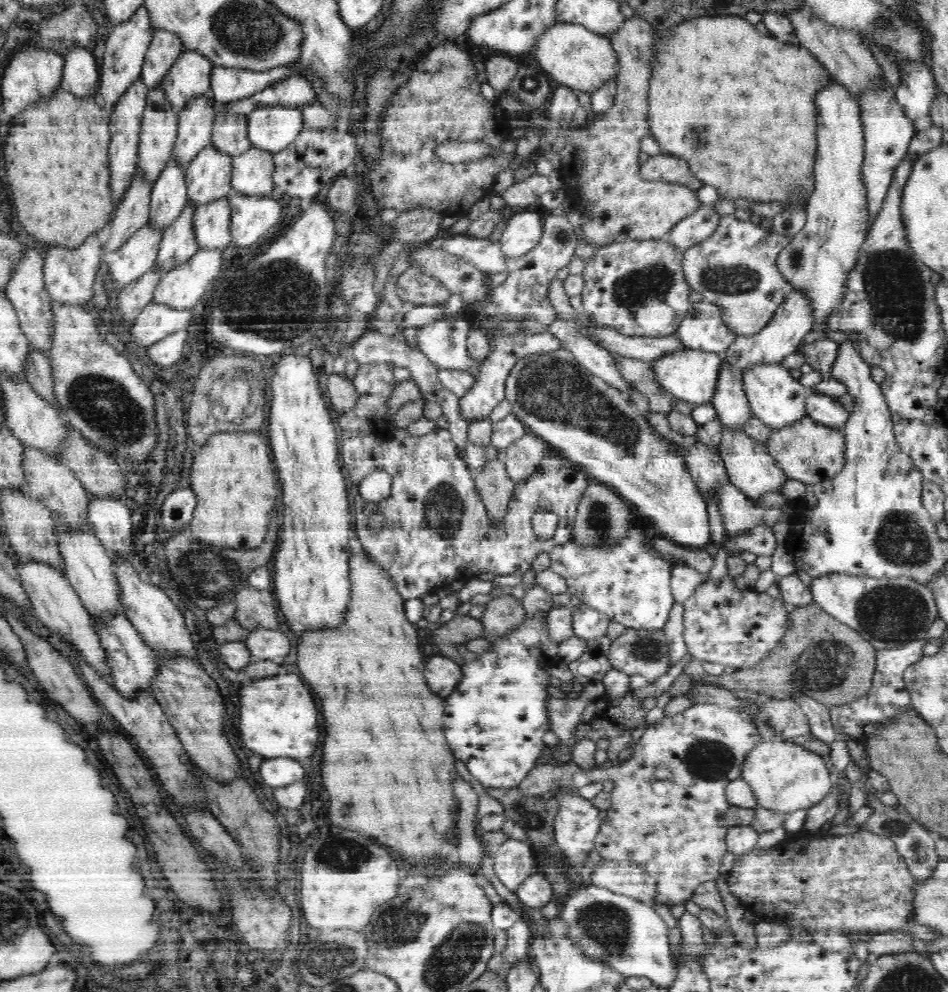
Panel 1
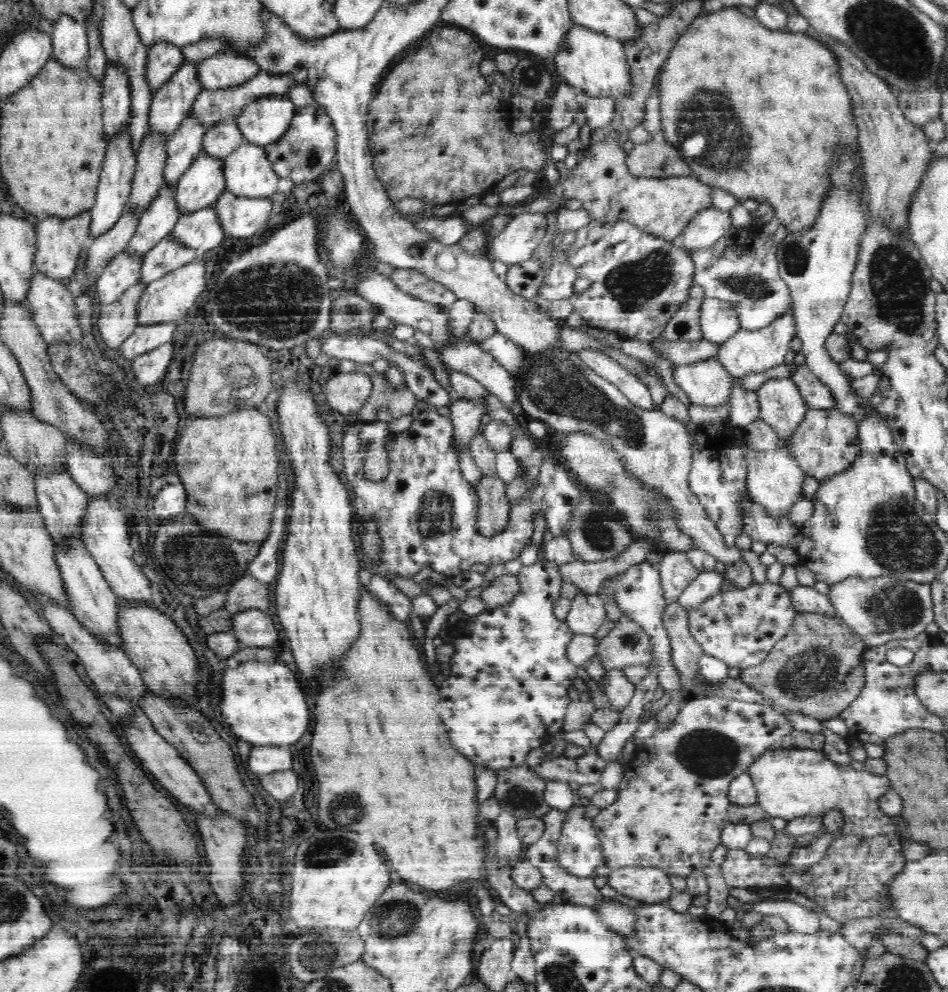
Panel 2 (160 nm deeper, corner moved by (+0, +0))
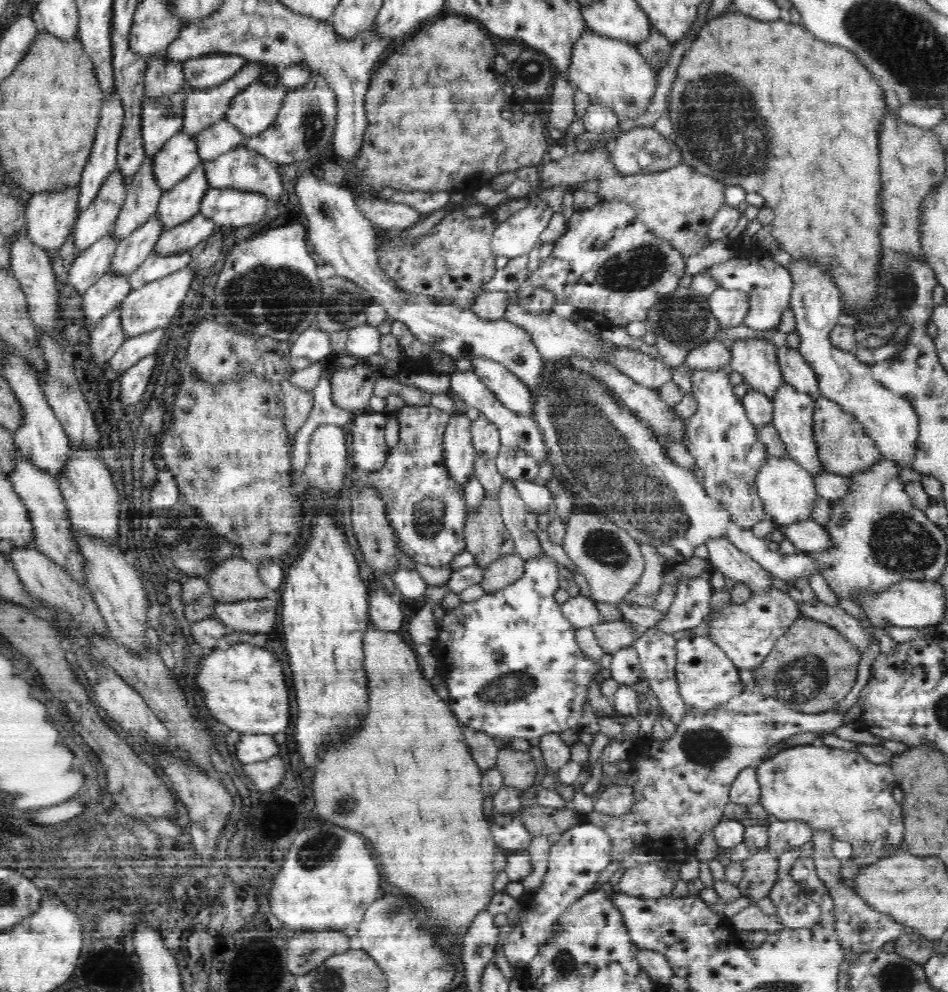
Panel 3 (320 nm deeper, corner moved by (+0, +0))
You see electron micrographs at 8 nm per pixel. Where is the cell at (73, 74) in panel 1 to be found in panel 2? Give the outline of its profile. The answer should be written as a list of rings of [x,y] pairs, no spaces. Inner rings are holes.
[[[60,15],[52,25],[53,57],[70,69],[85,68],[88,56],[87,25]]]

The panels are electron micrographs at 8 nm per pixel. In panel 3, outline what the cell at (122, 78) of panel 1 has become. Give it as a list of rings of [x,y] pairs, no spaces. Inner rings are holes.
[[[114,90],[113,93],[105,97],[103,102],[98,130],[96,131],[94,144],[91,148],[90,160],[86,164],[87,170],[83,174],[83,182],[78,188],[78,197],[80,197],[79,210],[81,213],[96,199],[104,182],[117,170],[117,148],[121,139],[125,116],[122,97]]]

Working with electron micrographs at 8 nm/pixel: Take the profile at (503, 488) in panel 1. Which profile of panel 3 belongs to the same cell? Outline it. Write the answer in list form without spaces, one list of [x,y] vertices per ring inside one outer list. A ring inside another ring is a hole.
[[[485,496],[480,506],[470,512],[464,536],[467,551],[474,555],[477,567],[484,569],[500,556],[507,528],[503,523],[498,499]]]

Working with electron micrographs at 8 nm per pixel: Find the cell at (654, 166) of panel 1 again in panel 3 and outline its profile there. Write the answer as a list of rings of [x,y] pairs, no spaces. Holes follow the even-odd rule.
[[[634,127],[632,130],[620,133],[610,145],[612,160],[615,160],[616,170],[622,175],[660,174],[674,168],[681,162],[681,150],[673,138],[662,136],[653,127]]]

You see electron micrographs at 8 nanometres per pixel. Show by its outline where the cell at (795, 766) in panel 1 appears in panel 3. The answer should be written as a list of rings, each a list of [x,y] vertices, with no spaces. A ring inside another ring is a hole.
[[[824,744],[814,746],[802,745],[792,748],[778,747],[772,756],[766,758],[756,767],[757,779],[761,789],[761,800],[759,804],[762,805],[766,812],[769,812],[777,819],[783,821],[802,820],[806,824],[811,825],[815,830],[827,830],[832,835],[833,840],[844,840],[850,842],[853,850],[853,857],[855,856],[872,856],[876,854],[876,850],[882,850],[886,846],[899,846],[904,841],[904,819],[902,816],[901,804],[898,803],[890,794],[896,789],[896,779],[893,775],[893,770],[890,764],[874,764],[859,751],[844,750],[842,748],[833,748]]]

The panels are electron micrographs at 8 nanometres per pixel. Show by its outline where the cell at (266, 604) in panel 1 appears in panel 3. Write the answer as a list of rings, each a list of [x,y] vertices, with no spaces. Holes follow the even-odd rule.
[[[242,557],[223,560],[207,574],[205,580],[210,587],[209,595],[218,603],[240,603],[272,595],[258,574],[258,567]]]

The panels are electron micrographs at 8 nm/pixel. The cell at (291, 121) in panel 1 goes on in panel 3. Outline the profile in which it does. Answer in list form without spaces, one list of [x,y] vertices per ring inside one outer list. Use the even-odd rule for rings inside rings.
[[[250,83],[232,97],[225,119],[245,138],[256,138],[267,132],[278,118],[287,91],[280,83],[277,86]]]

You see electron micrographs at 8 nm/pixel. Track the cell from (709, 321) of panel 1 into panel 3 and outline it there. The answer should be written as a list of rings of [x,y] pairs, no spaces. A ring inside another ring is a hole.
[[[718,287],[706,299],[710,315],[717,320],[717,326],[734,328],[744,323],[749,312],[748,293]]]

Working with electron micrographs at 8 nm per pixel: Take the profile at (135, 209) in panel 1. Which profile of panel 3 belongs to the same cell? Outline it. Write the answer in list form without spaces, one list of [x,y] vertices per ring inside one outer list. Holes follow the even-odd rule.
[[[109,233],[80,253],[71,263],[68,284],[74,286],[80,295],[96,284],[106,272],[109,272],[112,257],[116,254],[120,241]]]

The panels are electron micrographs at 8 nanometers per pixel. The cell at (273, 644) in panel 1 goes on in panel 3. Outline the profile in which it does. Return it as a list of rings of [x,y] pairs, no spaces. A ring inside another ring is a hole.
[[[271,595],[240,603],[216,602],[213,616],[231,631],[268,634],[276,624],[277,608],[278,599]]]

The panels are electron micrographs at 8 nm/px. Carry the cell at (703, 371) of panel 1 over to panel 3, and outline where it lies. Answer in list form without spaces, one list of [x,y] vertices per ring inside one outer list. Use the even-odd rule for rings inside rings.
[[[693,369],[689,373],[689,378],[692,379],[692,394],[696,395],[699,404],[695,414],[686,420],[686,437],[683,441],[688,451],[692,453],[693,478],[700,483],[700,487],[704,487],[704,494],[727,512],[729,522],[732,522],[733,526],[738,526],[741,530],[751,529],[761,520],[769,518],[754,484],[761,465],[770,458],[767,447],[760,441],[756,427],[746,416],[746,409],[741,399],[736,397],[732,389],[734,385],[728,380],[728,372],[724,369]]]

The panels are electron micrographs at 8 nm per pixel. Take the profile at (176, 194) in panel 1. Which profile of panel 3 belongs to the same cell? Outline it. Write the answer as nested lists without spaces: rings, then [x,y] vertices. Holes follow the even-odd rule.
[[[158,217],[139,226],[130,237],[121,240],[112,257],[109,271],[122,276],[130,276],[148,257],[154,253],[163,231],[163,226]]]

